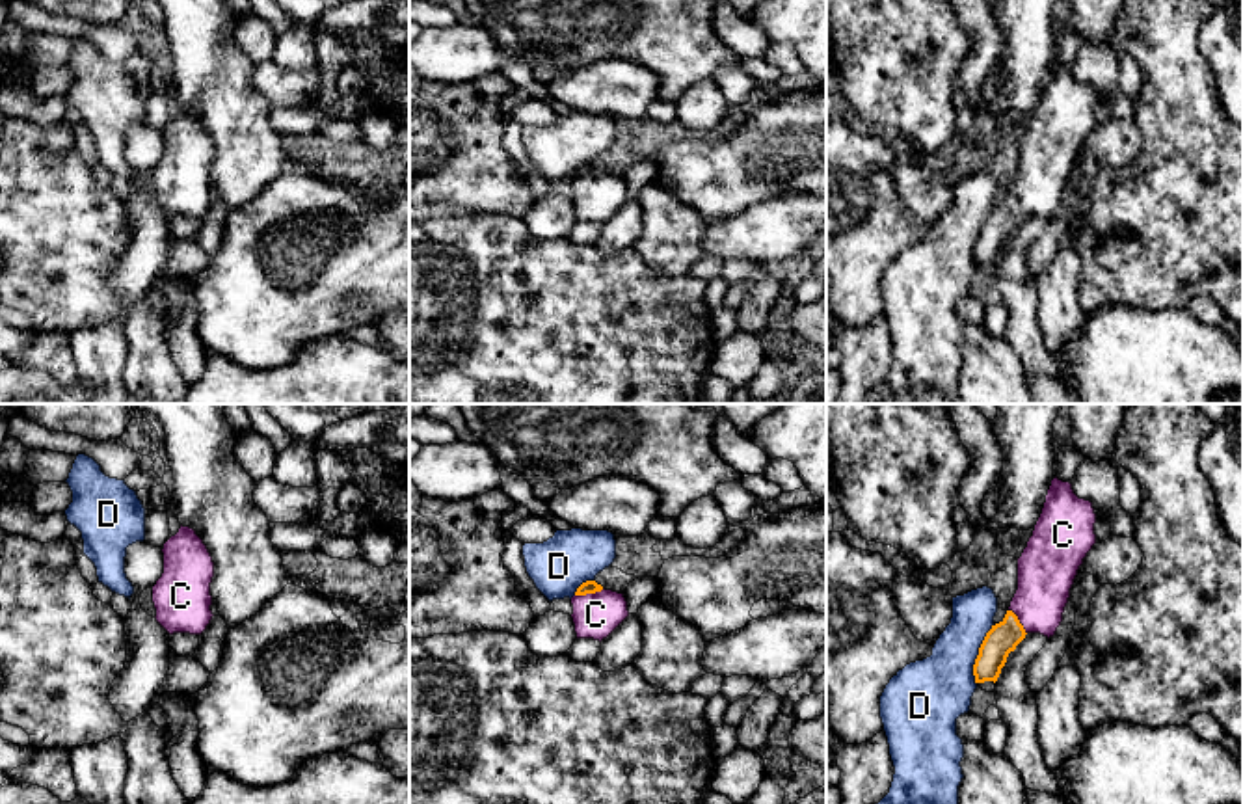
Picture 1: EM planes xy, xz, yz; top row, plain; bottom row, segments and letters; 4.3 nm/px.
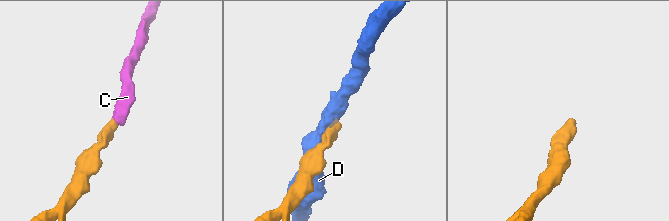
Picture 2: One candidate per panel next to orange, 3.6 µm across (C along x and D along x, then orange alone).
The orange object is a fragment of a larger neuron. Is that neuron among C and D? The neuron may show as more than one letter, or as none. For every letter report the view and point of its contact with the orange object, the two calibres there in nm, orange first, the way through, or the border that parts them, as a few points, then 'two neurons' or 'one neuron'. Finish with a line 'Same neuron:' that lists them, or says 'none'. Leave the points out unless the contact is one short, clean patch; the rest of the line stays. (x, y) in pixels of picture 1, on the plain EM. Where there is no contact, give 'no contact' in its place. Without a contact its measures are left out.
C: xz (588, 175) | 60/190 nm | across xz (590, 170), (588, 175), (596, 198) | one neuron
D: yz (979, 237) | 140/300 nm | two neurons
Same neuron: C

